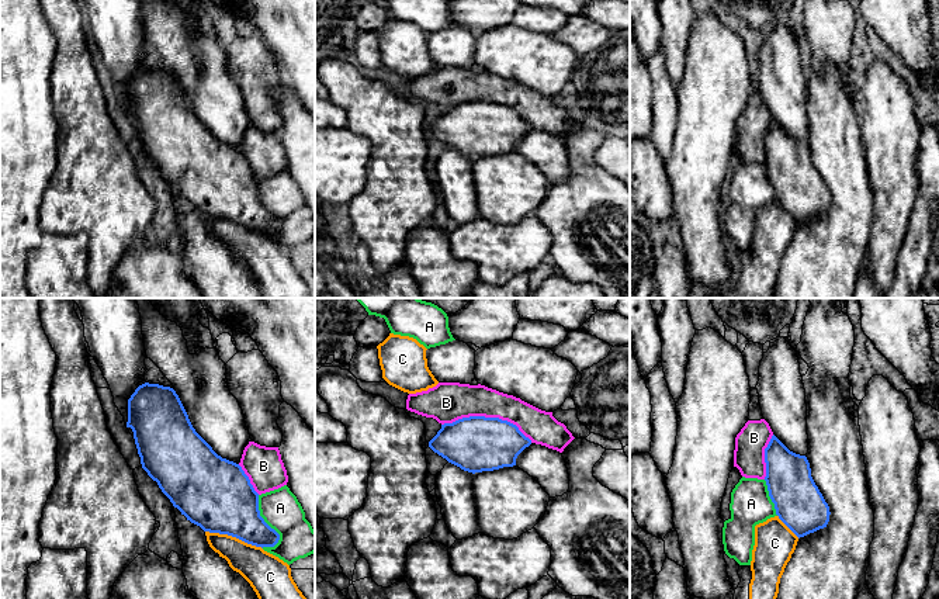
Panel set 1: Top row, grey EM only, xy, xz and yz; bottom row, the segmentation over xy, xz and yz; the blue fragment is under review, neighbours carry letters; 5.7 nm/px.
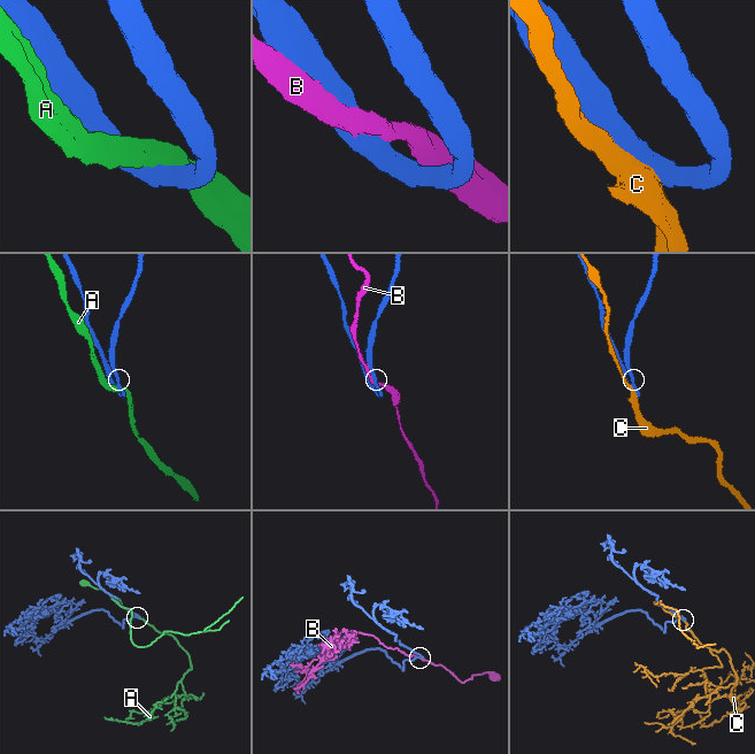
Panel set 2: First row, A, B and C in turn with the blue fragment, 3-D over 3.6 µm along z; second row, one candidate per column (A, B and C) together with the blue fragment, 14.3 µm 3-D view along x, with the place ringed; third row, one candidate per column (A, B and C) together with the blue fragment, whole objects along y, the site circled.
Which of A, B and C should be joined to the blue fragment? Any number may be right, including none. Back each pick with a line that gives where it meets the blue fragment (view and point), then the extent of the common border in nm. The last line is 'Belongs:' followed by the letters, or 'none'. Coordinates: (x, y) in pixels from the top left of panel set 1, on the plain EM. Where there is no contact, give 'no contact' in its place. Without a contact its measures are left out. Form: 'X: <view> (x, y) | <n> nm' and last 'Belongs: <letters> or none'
Belongs: none

